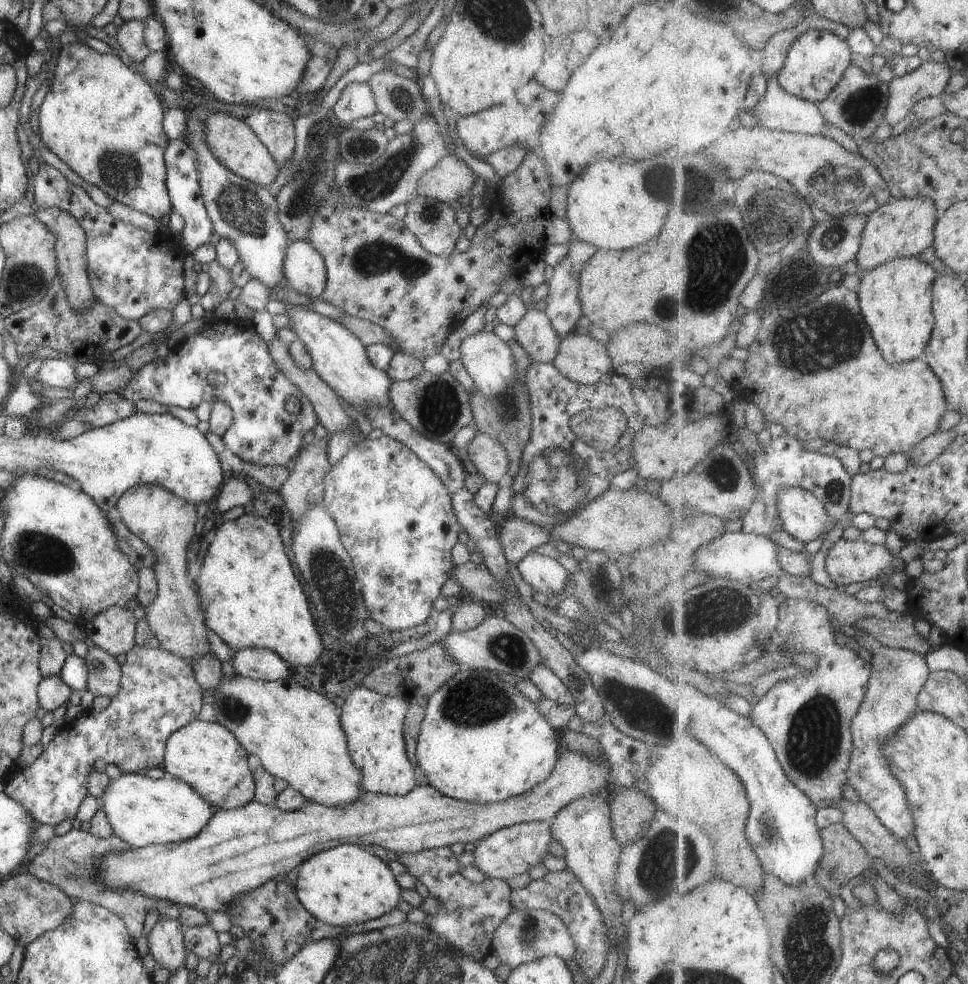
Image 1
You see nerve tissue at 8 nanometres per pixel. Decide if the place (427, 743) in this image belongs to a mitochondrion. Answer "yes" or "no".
no

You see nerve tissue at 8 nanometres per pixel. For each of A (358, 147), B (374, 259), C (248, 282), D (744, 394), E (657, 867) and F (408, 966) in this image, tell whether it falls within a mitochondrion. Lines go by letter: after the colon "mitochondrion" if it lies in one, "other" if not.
A: mitochondrion
B: mitochondrion
C: other
D: other
E: mitochondrion
F: mitochondrion

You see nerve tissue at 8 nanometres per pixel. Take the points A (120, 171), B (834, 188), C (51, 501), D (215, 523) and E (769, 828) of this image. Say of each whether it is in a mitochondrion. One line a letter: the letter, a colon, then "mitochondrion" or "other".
A: mitochondrion
B: mitochondrion
C: other
D: other
E: mitochondrion

